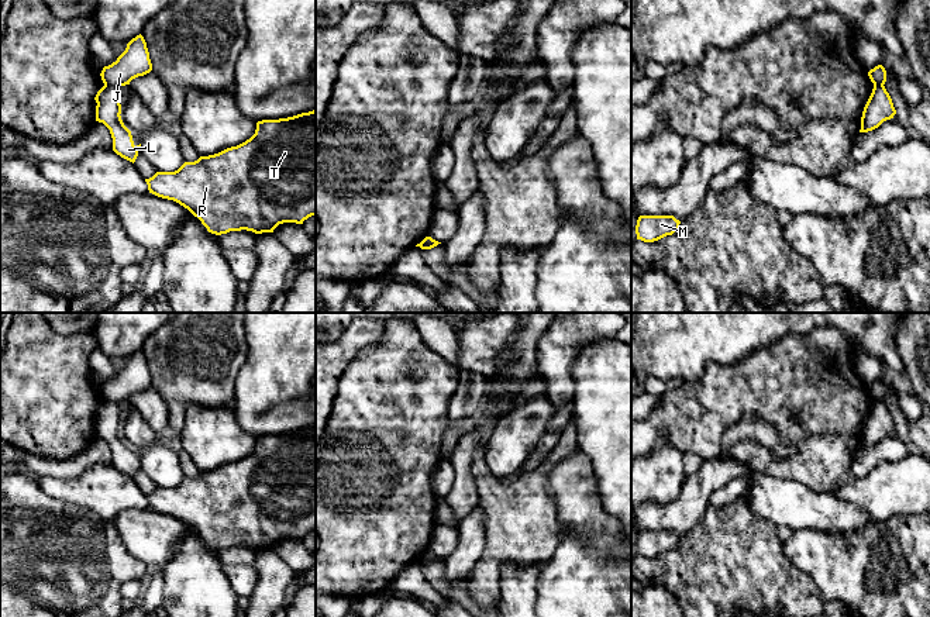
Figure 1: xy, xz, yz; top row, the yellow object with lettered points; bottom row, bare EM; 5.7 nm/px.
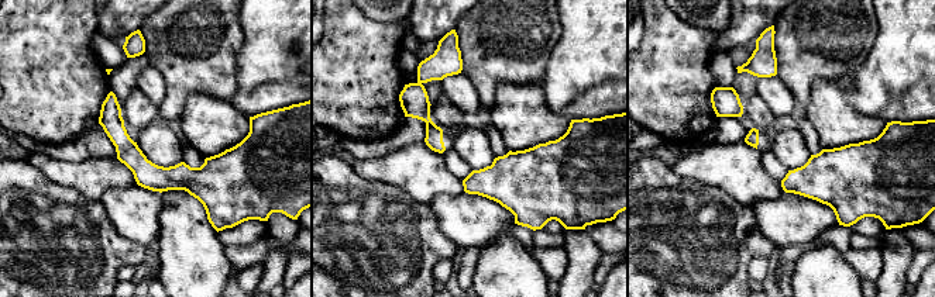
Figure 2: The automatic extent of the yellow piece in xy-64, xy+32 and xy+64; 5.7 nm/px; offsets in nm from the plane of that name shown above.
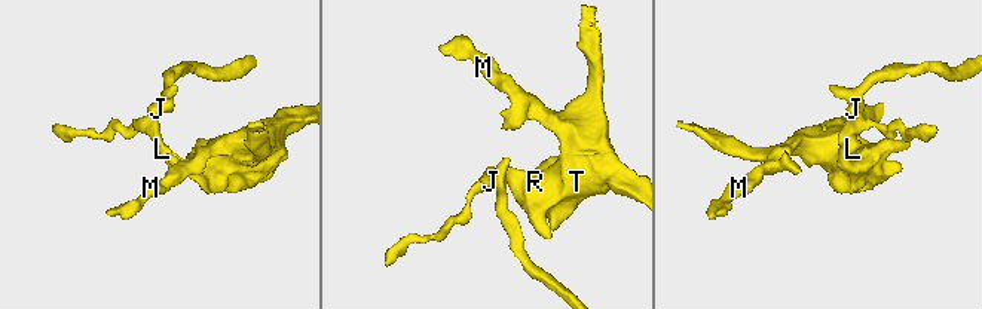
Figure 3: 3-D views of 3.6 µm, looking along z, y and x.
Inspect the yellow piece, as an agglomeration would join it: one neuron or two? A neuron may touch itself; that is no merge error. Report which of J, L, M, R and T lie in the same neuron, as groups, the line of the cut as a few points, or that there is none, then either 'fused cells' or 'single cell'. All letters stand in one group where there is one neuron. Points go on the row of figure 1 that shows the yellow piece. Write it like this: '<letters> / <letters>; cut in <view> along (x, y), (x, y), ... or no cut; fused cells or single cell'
J / L M R T; cut in xy along (104, 83), (117, 89); fused cells

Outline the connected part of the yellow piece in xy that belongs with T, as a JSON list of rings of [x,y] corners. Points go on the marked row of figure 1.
[[[316,110],[287,118],[258,121],[255,134],[245,142],[200,156],[194,162],[185,162],[175,172],[156,172],[145,182],[149,193],[179,203],[216,235],[241,230],[255,234],[273,232],[283,223],[303,224],[316,216]]]

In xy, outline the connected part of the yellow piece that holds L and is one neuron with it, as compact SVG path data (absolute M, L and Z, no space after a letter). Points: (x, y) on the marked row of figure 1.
M104 85L94 97L96 121L103 123L111 134L113 151L121 158L135 162L138 156L140 145L134 145L131 131L124 125L121 120L120 93L117 87Z

